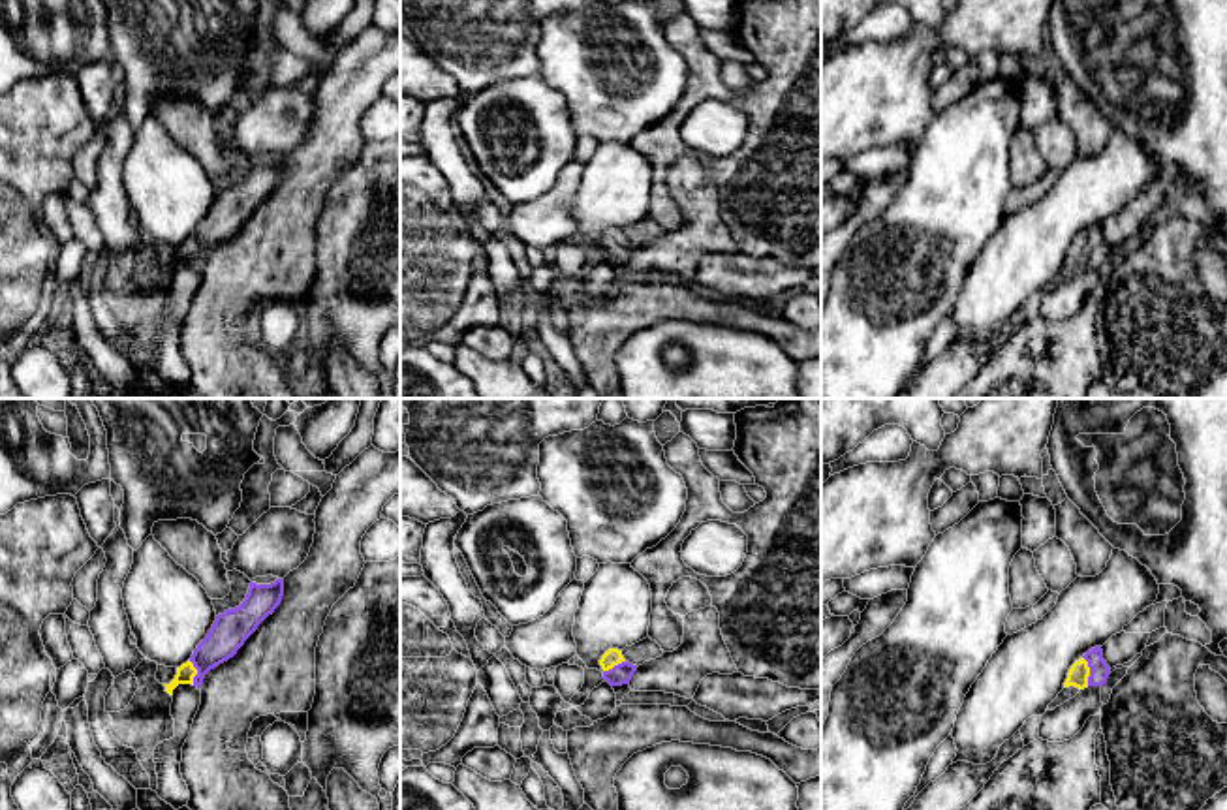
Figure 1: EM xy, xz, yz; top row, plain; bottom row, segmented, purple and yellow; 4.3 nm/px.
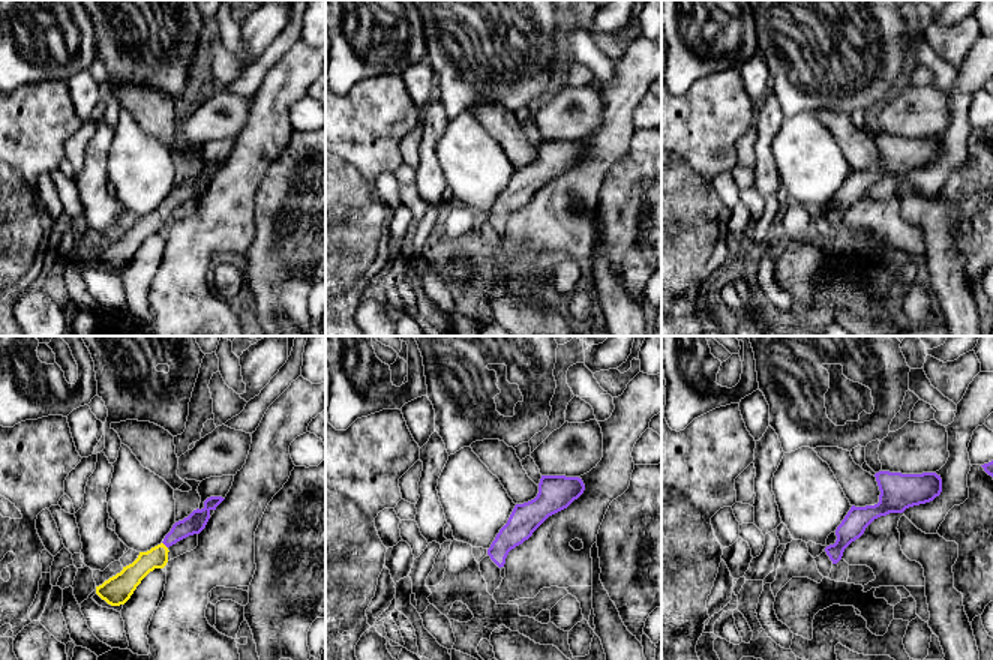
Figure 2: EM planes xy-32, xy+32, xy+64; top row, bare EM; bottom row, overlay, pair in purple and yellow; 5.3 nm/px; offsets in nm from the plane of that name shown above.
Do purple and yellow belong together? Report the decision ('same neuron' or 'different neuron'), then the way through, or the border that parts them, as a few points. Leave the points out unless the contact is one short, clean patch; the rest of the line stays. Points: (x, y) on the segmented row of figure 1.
same neuron | across yz (1100, 671), (1090, 671), (1079, 671)

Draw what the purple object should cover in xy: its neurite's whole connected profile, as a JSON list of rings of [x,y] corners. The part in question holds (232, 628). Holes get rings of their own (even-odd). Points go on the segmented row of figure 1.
[[[284,579],[271,584],[250,583],[244,601],[216,616],[207,637],[197,645],[192,658],[177,667],[177,675],[165,686],[173,695],[179,684],[201,688],[205,675],[237,654],[257,626],[274,613],[284,596]]]

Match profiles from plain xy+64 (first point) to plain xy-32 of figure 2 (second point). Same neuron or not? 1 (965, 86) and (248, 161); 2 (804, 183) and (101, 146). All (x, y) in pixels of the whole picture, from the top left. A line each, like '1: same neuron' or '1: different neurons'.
1: same neuron
2: different neurons

